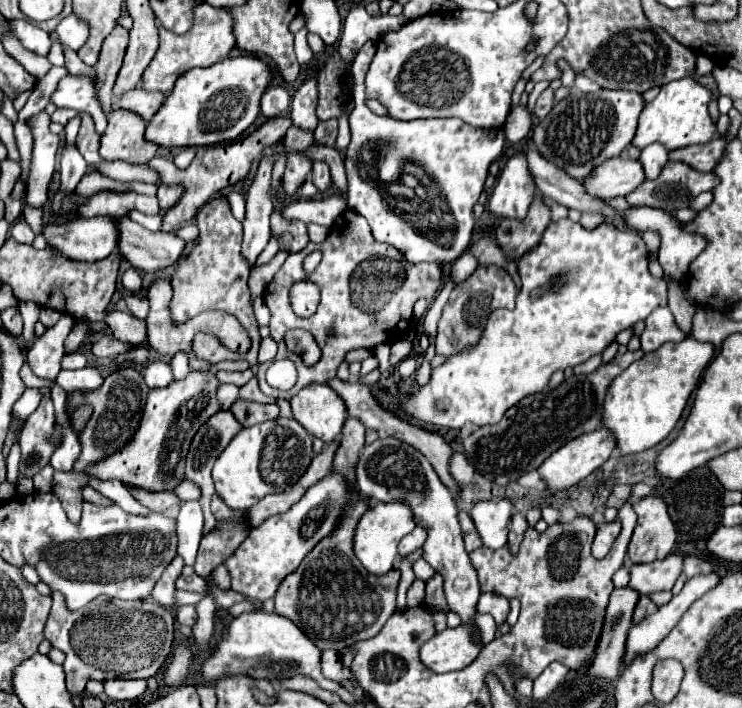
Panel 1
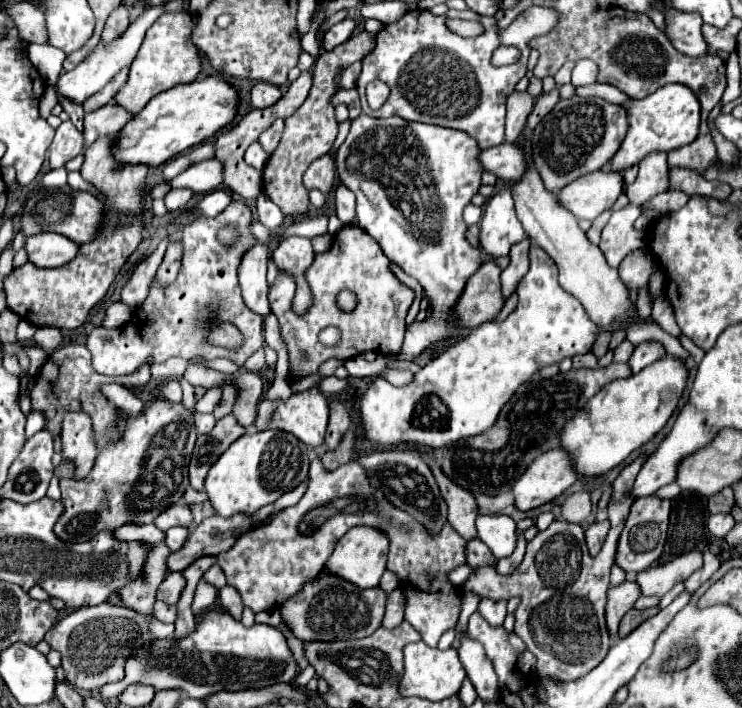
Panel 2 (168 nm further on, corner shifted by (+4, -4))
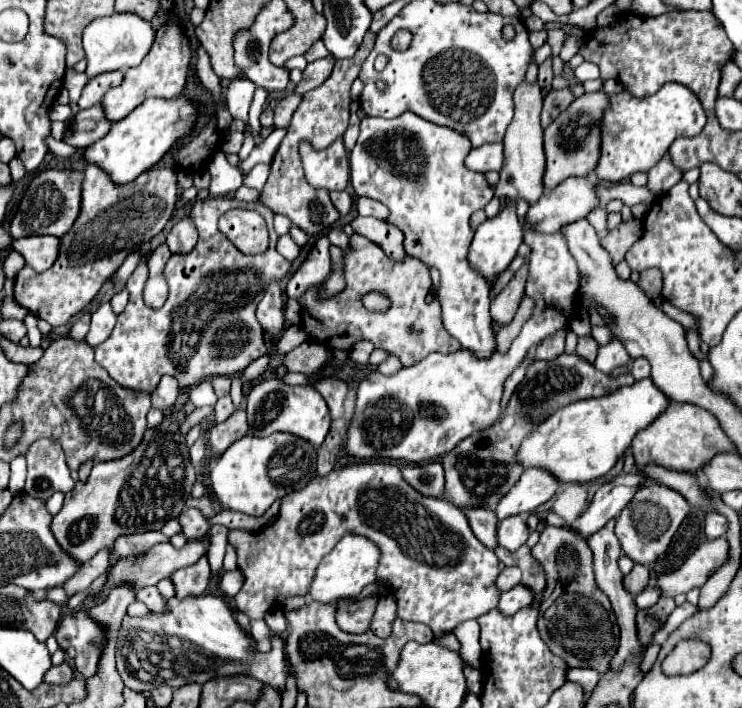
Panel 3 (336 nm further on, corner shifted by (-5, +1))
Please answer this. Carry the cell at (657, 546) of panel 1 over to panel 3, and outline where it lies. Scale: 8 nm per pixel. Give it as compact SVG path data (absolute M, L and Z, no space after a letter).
M655 481L647 483L637 491L633 501L621 511L621 517L617 519L615 535L623 547L623 553L639 565L649 565L657 561L659 555L667 551L675 531L679 529L687 513L689 513L689 503L681 493L669 489L667 485L659 485Z

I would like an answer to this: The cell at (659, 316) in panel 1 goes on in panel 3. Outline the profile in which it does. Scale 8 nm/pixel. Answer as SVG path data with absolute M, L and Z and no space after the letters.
M645 357L635 359L633 365L631 365L631 373L633 373L635 379L645 379L645 377L649 377L649 369L651 369L651 365L649 365L649 361L647 361Z

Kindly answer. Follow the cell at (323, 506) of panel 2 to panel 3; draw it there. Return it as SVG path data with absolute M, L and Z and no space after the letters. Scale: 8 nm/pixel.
M357 461L347 467L333 469L325 477L315 475L305 489L287 495L281 503L279 519L261 533L229 531L229 543L237 553L237 567L245 577L241 591L235 595L237 609L251 619L263 619L269 609L281 607L285 599L307 595L317 565L347 533L365 535L379 545L381 561L377 579L393 587L391 593L397 597L397 617L429 625L435 639L451 633L459 623L477 619L497 607L499 589L495 587L495 577L499 573L499 559L473 535L465 513L447 499L433 499L415 493L415 489L405 483L401 469L395 463Z

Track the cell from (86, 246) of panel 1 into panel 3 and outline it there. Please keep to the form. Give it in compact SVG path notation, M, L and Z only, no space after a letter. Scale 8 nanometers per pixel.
M23 237L13 241L13 249L25 257L35 271L47 271L59 257L59 237Z

